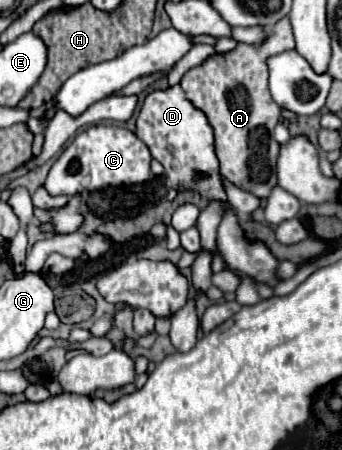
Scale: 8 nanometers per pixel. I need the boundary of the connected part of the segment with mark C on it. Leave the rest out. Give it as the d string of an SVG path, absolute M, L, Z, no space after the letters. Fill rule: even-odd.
M96 124L80 132L74 142L60 154L44 180L44 188L50 196L76 196L84 192L104 190L108 186L140 184L152 178L150 162L152 154L148 146L134 132L120 126Z

